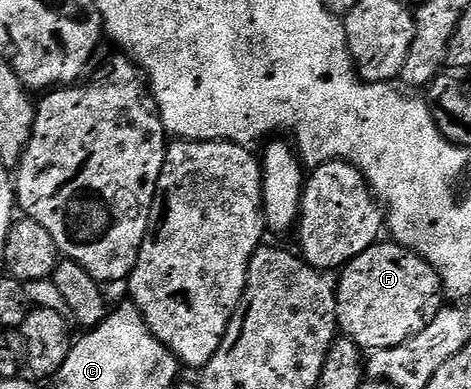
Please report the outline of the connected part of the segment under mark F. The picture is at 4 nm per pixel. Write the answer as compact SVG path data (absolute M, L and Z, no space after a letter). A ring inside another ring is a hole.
M393 240L375 242L364 252L360 252L360 256L356 256L351 262L341 267L338 276L338 282L336 278L336 293L338 296L339 331L345 337L351 338L359 348L366 352L404 344L412 336L421 332L438 315L444 305L444 291L440 276L419 254L407 250L404 246L399 246Z

